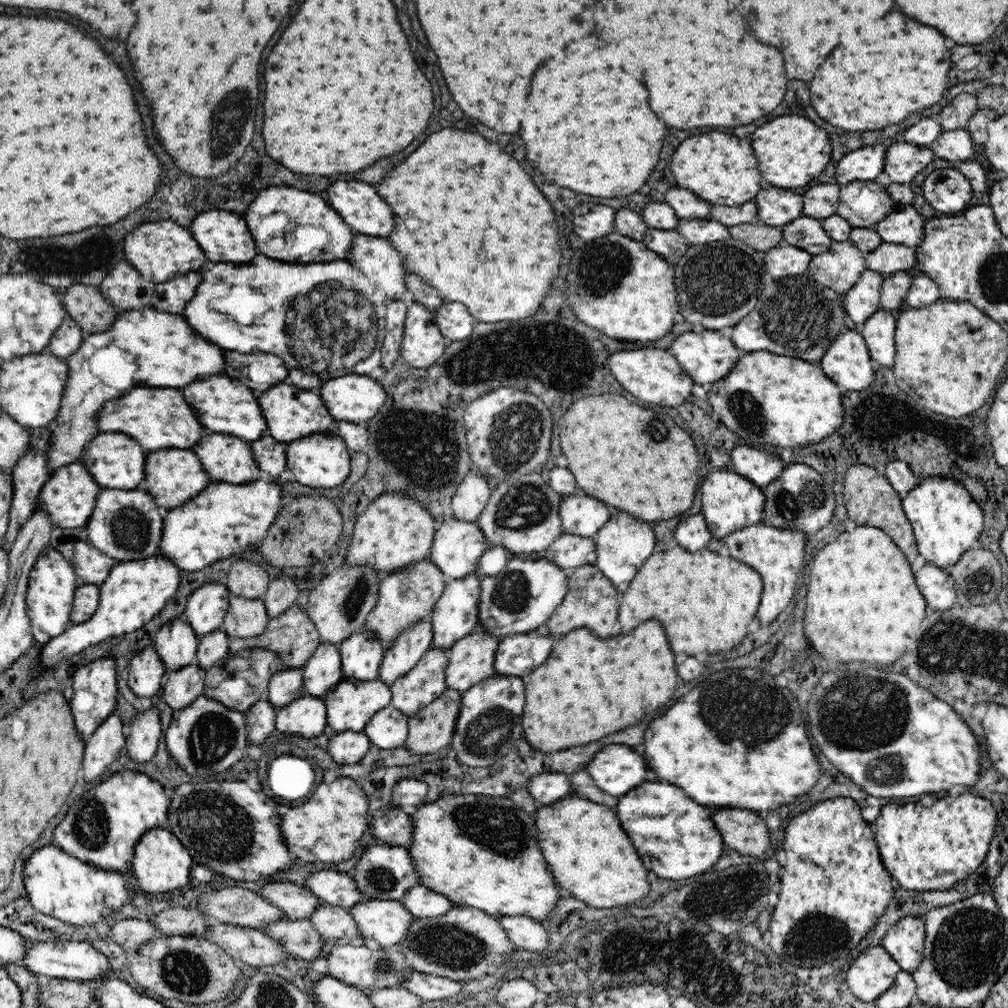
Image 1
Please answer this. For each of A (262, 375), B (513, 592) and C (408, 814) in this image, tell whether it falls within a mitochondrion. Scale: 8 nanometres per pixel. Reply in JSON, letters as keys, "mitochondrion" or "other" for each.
{"A":"other","B":"mitochondrion","C":"other"}

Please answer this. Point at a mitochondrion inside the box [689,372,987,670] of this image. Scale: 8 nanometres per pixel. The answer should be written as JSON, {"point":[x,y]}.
{"point":[788,505]}

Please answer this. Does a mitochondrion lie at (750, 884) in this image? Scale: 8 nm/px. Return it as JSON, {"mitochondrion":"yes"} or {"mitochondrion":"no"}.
{"mitochondrion":"yes"}

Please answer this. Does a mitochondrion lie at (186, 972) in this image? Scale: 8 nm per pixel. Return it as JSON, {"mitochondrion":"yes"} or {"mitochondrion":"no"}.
{"mitochondrion":"yes"}

